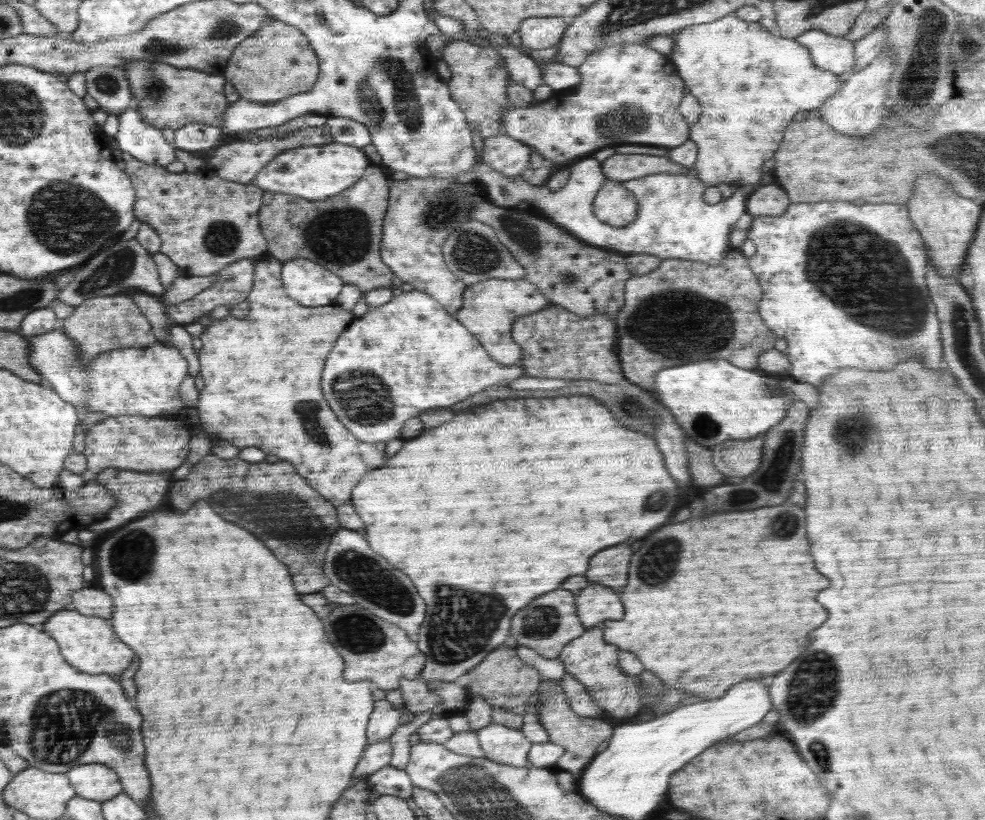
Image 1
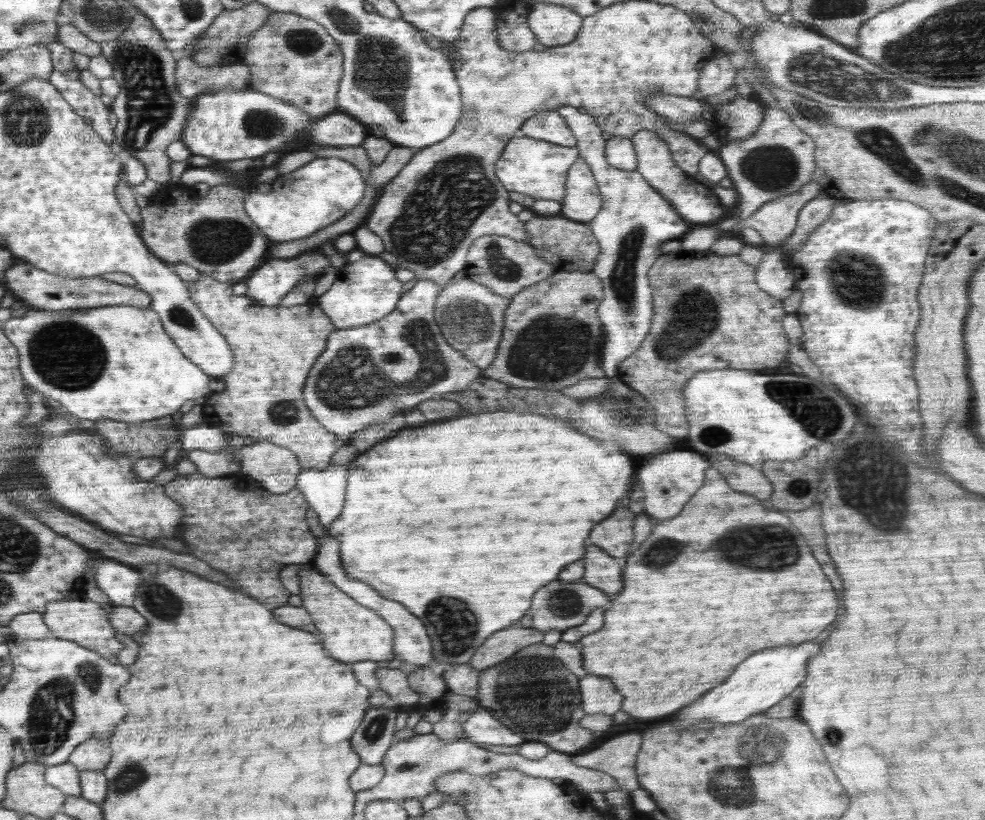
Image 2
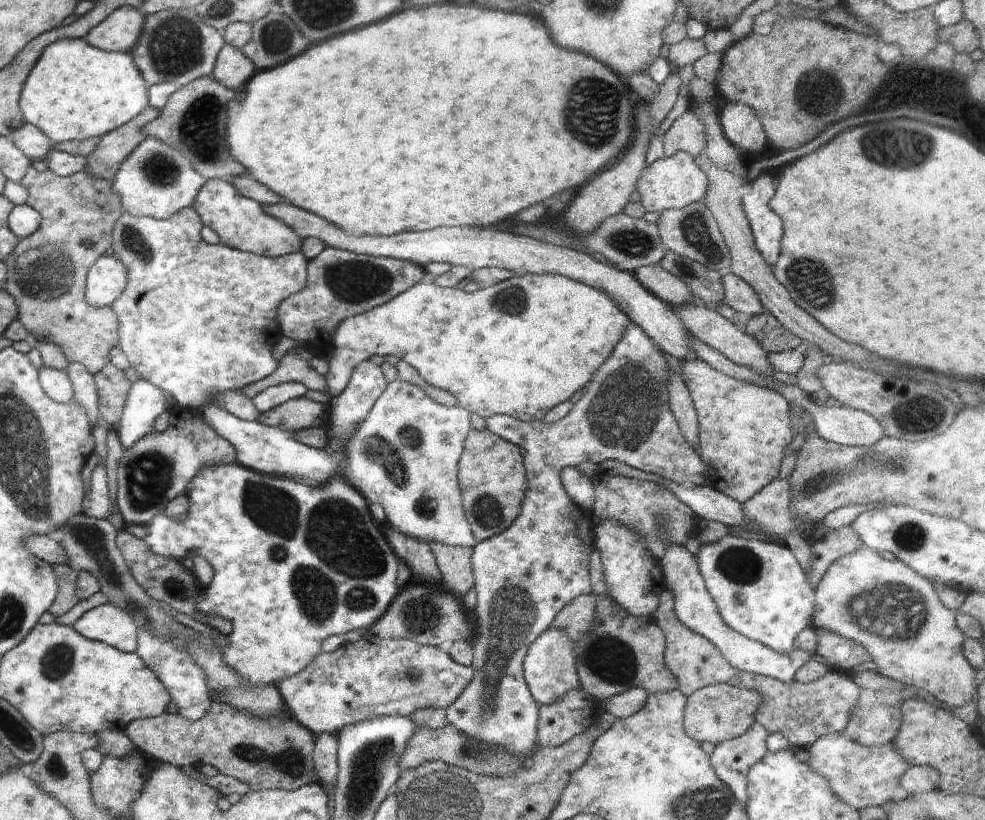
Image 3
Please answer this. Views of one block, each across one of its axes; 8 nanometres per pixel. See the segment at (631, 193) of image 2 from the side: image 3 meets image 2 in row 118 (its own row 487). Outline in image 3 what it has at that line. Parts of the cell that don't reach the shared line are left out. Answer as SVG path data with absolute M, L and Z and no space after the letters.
M575 467L561 470L561 481L565 491L575 505L591 514L595 501L595 490L591 477L583 476Z

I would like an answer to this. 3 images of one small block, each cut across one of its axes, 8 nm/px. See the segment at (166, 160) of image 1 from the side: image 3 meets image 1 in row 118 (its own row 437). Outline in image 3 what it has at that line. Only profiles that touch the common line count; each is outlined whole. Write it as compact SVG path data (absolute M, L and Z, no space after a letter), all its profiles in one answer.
M142 378L131 383L122 420L115 427L123 448L129 449L152 432L156 417L170 408L165 391L161 388Z

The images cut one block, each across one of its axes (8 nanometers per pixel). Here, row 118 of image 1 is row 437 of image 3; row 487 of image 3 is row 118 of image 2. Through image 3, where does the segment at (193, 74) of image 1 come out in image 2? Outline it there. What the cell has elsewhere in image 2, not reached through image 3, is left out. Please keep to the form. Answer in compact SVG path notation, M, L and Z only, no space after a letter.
M142 12L136 13L134 20L128 29L112 42L104 42L101 45L102 55L112 64L112 77L119 81L120 91L110 105L111 112L117 116L118 123L115 126L114 142L122 146L123 155L140 159L147 167L147 178L165 185L170 177L170 159L166 155L166 148L172 141L181 140L183 129L194 106L194 99L180 95L176 89L174 70L177 57L174 52L167 49L165 40L160 32L154 28L154 24Z

